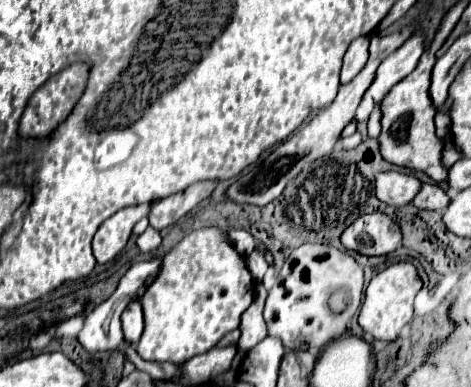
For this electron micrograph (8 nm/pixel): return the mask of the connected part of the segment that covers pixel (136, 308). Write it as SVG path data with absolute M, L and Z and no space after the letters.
M133 300L125 310L123 310L123 316L121 316L121 322L123 322L123 334L125 334L125 340L137 348L137 342L143 334L143 312L141 312L141 304L139 300Z

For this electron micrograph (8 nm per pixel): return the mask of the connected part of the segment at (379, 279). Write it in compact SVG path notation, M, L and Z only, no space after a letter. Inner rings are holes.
M399 262L391 264L383 272L379 272L365 290L365 302L359 312L359 326L365 334L369 334L373 340L385 340L393 342L401 328L411 320L413 316L413 298L421 290L421 278L413 264Z

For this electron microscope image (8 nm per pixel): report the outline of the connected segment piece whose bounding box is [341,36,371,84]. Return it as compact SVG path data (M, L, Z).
M363 36L351 42L349 50L345 52L343 58L343 68L341 68L341 84L347 84L353 80L353 76L365 66L367 54L369 54L369 40L371 36Z

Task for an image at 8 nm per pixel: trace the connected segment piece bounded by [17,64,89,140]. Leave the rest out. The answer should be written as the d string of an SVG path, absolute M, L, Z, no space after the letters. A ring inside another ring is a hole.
M71 64L67 66L65 70L57 72L53 78L49 78L45 82L45 92L43 94L43 86L29 98L27 102L27 108L21 116L21 122L19 122L19 136L21 138L49 138L53 134L53 130L65 122L65 118L71 114L71 110L75 108L77 100L81 98L81 94L85 92L85 86L87 86L87 76L89 76L89 66L87 64Z

